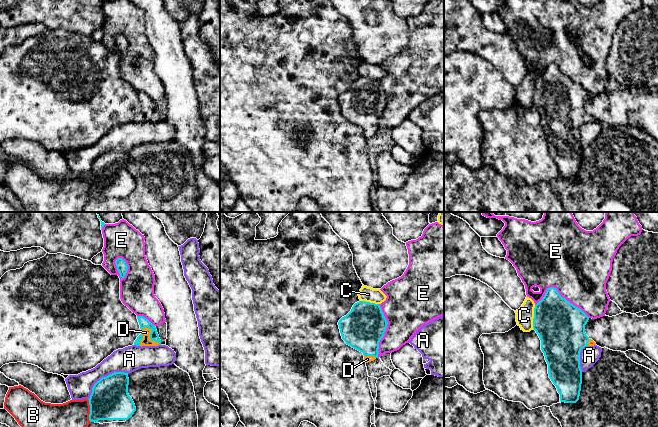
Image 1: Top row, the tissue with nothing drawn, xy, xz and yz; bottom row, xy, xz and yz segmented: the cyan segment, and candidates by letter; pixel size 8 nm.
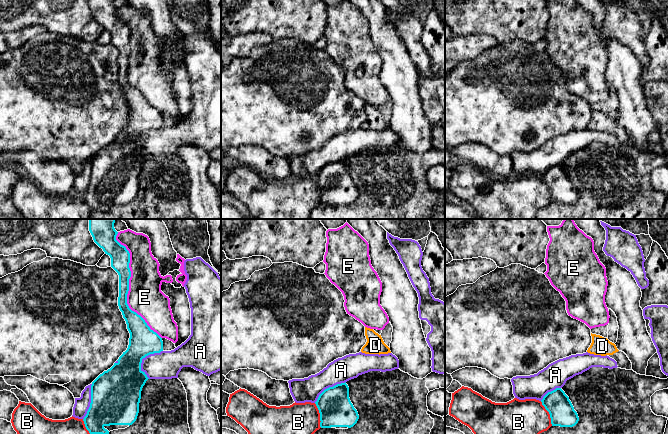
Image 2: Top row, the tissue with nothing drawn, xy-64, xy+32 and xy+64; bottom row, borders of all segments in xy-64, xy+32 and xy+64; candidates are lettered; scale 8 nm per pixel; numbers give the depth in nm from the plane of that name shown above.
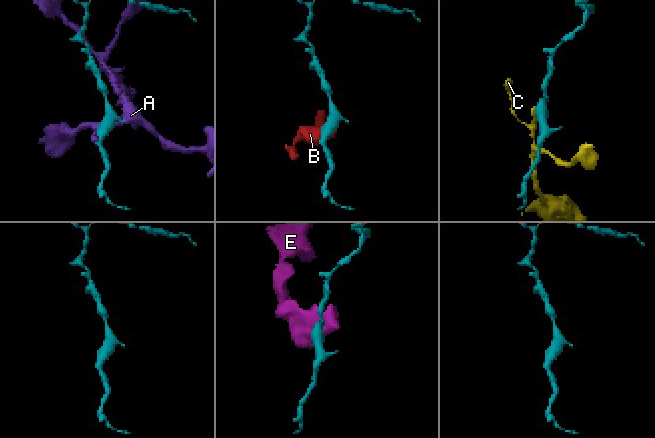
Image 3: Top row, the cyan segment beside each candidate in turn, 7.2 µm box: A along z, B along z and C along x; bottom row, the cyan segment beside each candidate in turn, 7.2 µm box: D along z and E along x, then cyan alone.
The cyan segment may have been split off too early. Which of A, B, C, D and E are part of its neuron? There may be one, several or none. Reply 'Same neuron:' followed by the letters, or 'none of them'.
Same neuron: D

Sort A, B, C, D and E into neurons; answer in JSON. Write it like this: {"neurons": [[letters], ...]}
{"neurons": [["A"], ["B"], ["C"], ["D"], ["E"]]}

